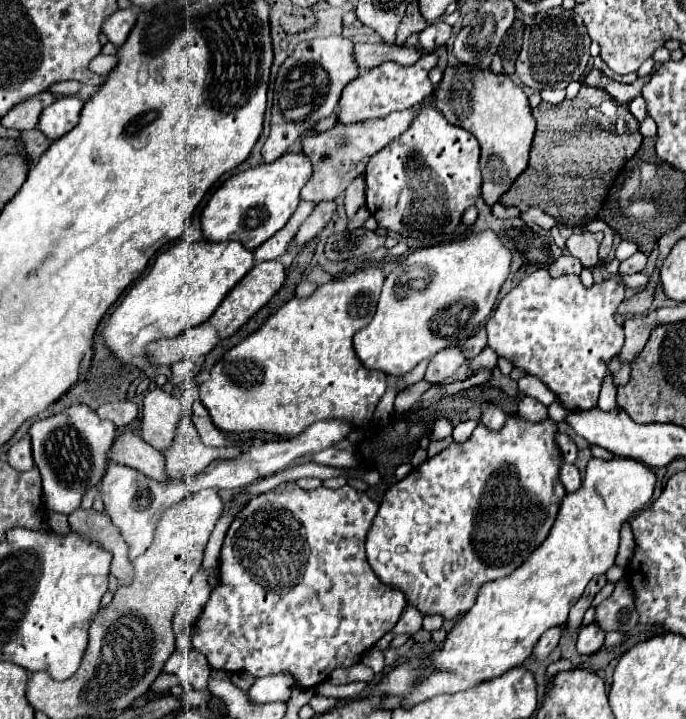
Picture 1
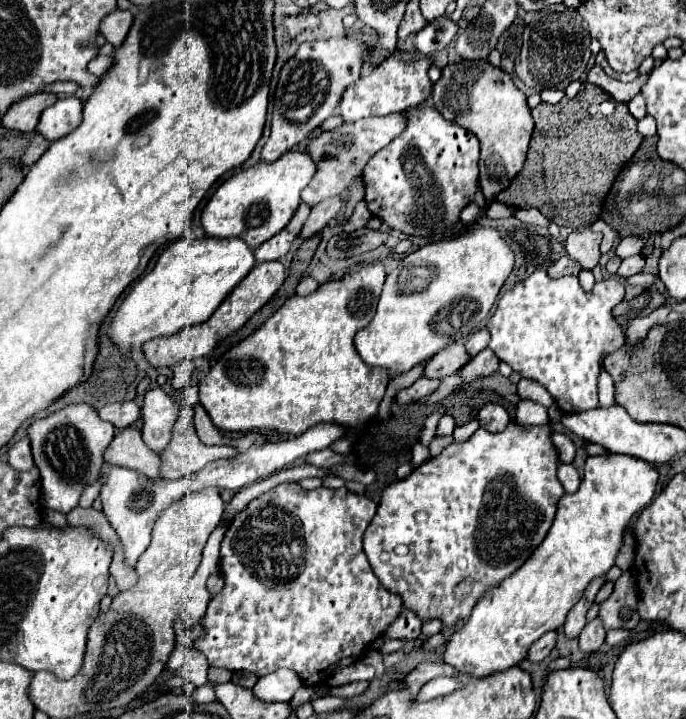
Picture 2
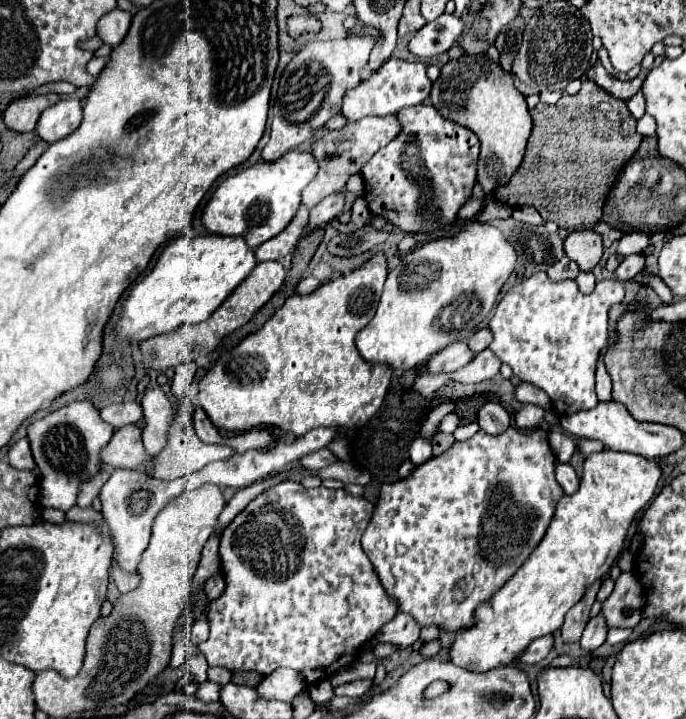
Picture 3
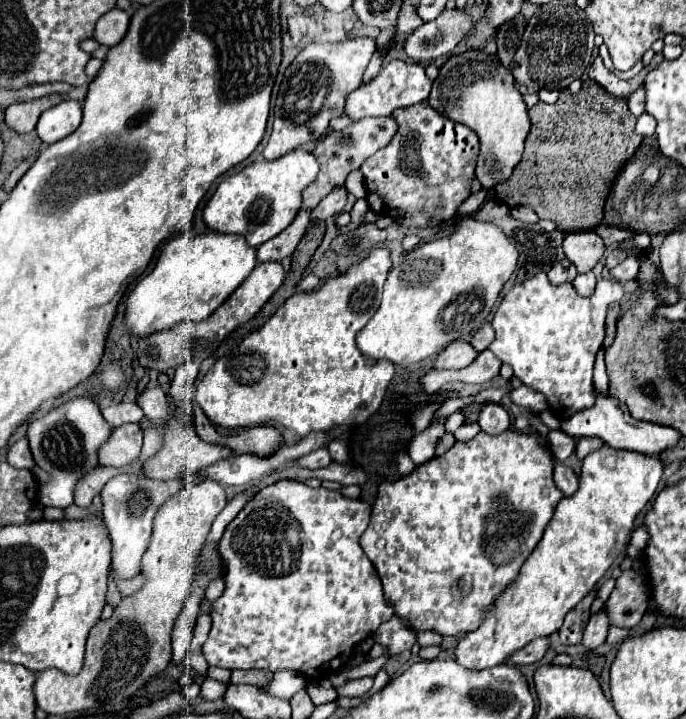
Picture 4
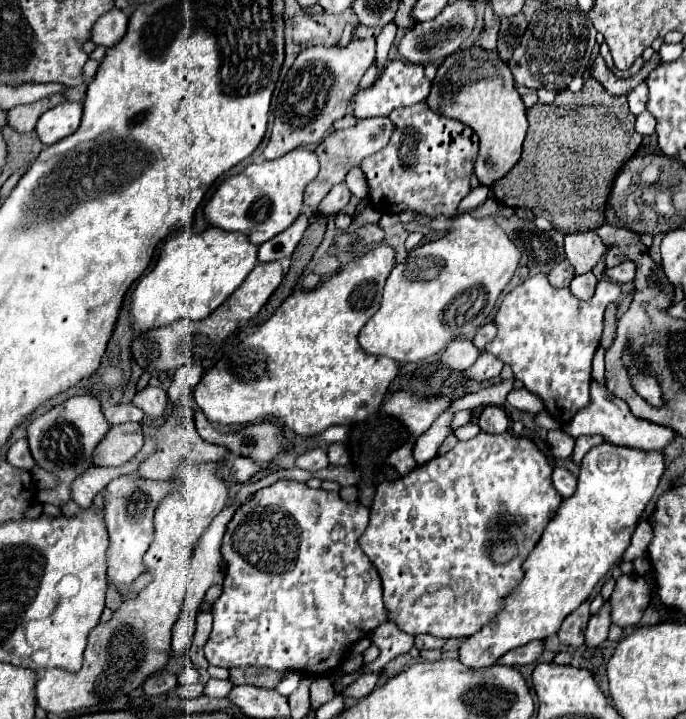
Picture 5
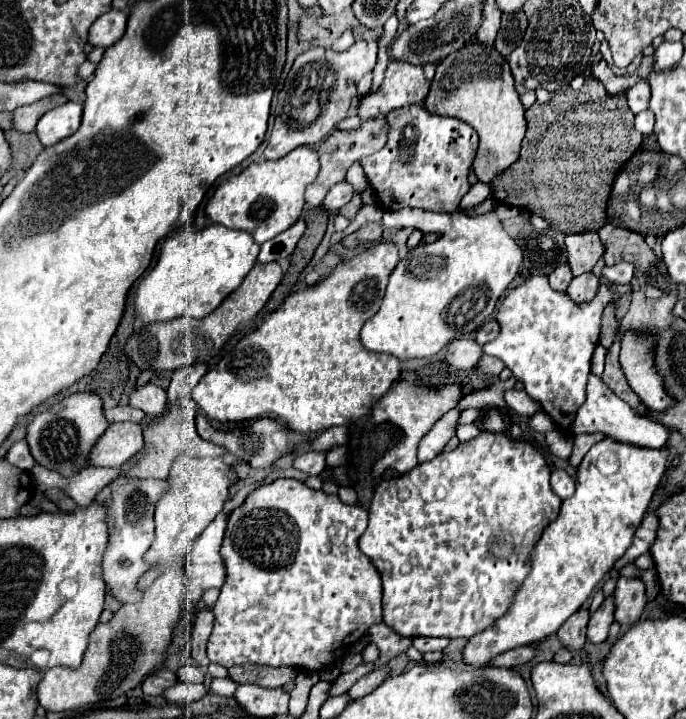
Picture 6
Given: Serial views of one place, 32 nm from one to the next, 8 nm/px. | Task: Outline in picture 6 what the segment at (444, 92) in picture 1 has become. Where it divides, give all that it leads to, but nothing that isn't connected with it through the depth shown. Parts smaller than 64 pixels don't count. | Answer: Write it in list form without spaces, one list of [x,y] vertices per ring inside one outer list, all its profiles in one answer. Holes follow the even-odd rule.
[[[472,42],[438,62],[424,106],[432,114],[436,112],[440,116],[464,120],[478,132],[480,146],[472,168],[480,182],[490,184],[492,176],[504,172],[512,162],[518,160],[520,144],[526,132],[524,106],[514,88],[508,62],[496,48]]]

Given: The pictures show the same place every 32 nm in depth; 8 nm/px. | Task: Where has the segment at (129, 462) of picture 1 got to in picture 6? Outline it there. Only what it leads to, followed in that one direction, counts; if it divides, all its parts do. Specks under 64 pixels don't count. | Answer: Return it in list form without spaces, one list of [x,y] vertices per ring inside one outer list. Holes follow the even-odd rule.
[[[134,422],[110,424],[88,456],[90,466],[120,468],[142,448],[142,428]]]

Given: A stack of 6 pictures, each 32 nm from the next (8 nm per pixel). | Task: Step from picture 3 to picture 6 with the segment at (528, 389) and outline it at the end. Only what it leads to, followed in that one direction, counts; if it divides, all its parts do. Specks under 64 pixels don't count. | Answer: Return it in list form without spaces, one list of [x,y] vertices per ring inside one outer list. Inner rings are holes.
[[[506,390],[504,392],[504,402],[508,408],[512,408],[514,412],[522,414],[522,416],[532,416],[540,410],[540,404],[536,404],[534,400],[528,400],[528,394],[522,390]]]

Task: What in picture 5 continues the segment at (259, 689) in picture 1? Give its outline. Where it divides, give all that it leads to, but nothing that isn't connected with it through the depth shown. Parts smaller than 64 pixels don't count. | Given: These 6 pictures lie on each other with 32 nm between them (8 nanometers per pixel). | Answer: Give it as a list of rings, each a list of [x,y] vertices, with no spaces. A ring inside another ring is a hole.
[[[288,672],[282,682],[276,686],[276,690],[282,694],[282,696],[290,696],[296,688],[298,688],[298,682],[300,682],[300,674],[298,672]]]

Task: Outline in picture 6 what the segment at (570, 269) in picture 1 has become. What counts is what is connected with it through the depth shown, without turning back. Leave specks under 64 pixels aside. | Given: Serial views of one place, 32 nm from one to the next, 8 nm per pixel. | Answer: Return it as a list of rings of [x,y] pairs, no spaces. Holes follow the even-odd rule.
[[[568,264],[558,266],[558,268],[550,274],[550,286],[552,286],[554,290],[558,290],[558,292],[564,292],[564,290],[568,288],[570,280],[572,280],[572,272],[570,272]]]

